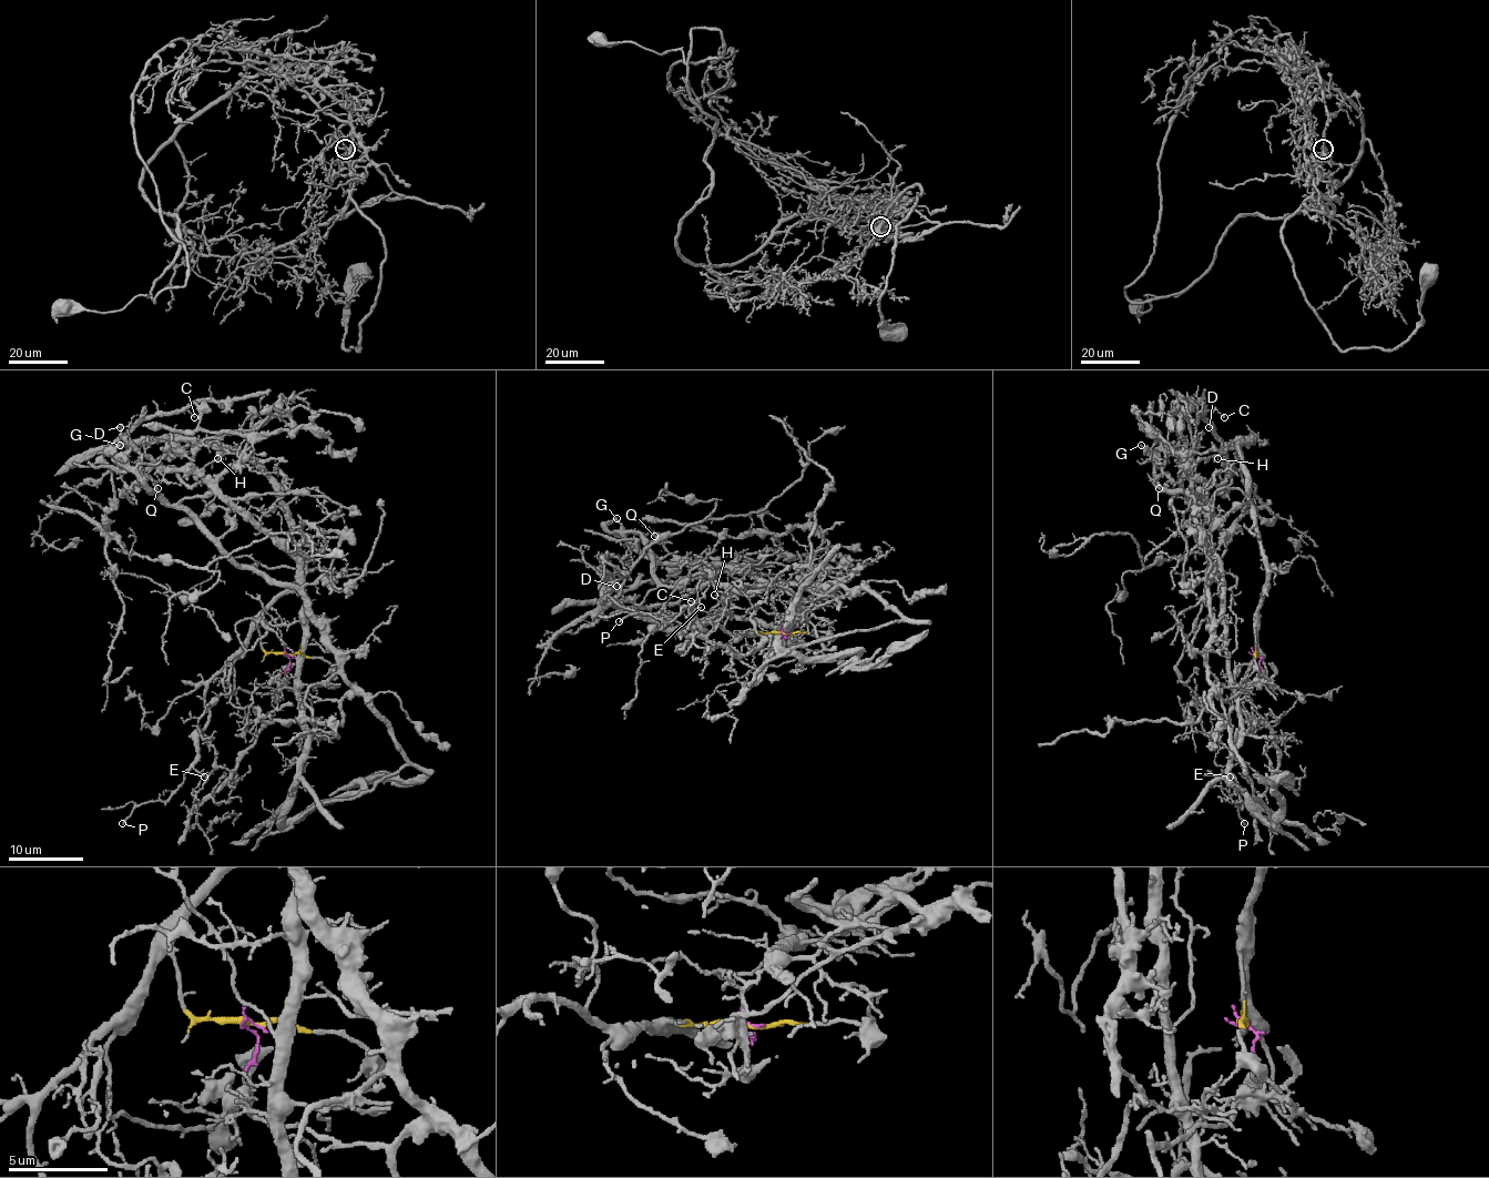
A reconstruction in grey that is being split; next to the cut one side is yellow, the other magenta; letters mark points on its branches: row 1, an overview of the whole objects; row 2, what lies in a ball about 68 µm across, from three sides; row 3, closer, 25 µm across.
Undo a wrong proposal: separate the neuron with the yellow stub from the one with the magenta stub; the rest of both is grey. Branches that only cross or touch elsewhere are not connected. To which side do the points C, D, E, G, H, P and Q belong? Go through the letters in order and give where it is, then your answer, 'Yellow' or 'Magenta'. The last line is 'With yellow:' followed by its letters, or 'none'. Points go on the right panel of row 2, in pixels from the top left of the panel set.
C: Place: (1224, 417). Yellow
D: Place: (1209, 427). Yellow
E: Place: (1230, 777). Magenta
G: Place: (1141, 445). Magenta
H: Place: (1217, 458). Yellow
P: Place: (1244, 823). Yellow
Q: Place: (1159, 488). Magenta
With yellow: C, D, H, P

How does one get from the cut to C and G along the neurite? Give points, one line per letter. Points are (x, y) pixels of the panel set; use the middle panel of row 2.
C: (783, 631), (755, 631), (801, 645), (747, 618), (658, 628), (613, 600), (641, 581), (673, 581), (692, 601)
G: (783, 631), (782, 641), (782, 620), (798, 603), (783, 588), (725, 566), (656, 565), (611, 532), (616, 517)

